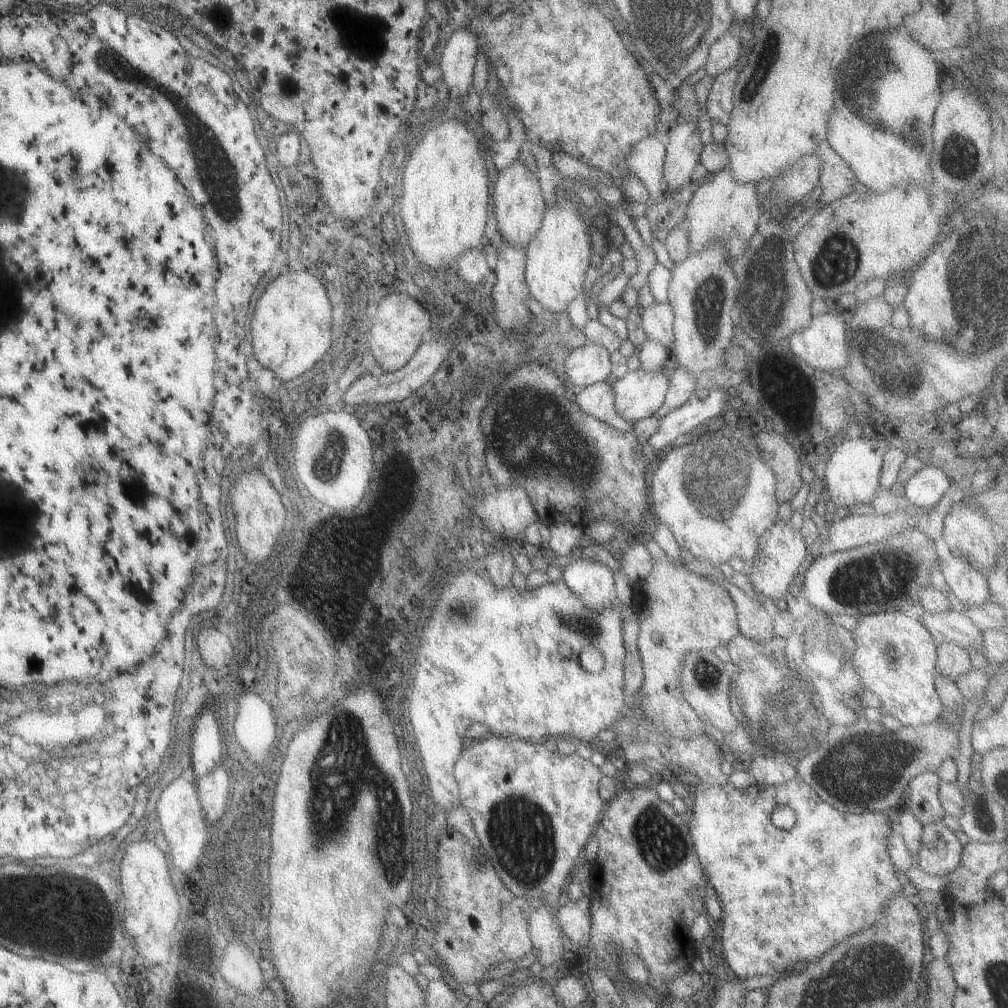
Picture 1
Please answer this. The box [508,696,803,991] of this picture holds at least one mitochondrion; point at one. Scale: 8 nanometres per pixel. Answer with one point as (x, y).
(661, 843)

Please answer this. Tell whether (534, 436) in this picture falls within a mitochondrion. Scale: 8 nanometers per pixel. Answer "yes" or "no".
yes

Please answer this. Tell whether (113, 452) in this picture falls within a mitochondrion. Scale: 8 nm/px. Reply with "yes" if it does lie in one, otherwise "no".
no

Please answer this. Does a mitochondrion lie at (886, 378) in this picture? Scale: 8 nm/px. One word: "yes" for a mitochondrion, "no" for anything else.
yes

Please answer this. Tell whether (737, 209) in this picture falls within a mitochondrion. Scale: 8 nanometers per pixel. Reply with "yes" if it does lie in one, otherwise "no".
no

